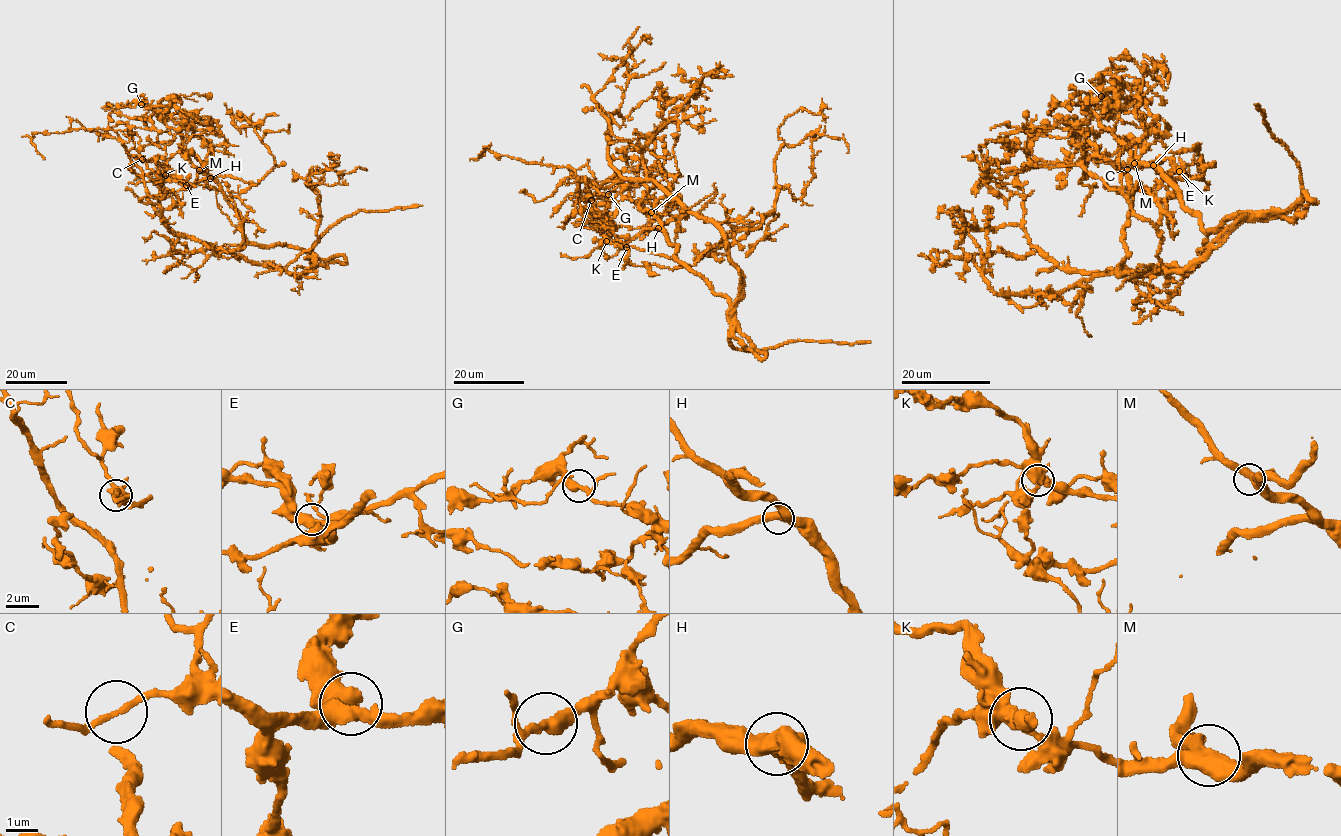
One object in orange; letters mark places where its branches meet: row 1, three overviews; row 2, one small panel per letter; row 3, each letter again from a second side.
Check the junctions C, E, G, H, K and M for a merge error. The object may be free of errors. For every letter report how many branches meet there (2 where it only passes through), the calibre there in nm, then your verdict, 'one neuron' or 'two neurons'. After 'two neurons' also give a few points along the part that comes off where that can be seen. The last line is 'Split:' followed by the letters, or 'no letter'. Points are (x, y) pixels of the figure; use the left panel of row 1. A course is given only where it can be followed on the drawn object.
C: 2 branches meet; 190 nm thick; one neuron
E: 3 branches meet; 380 nm thick; one neuron
G: 2 branches meet; 380 nm thick; one neuron
H: 2 branches meet; 480 nm thick; one neuron
K: 3 branches meet; 400 nm thick; one neuron
M: 3 branches meet; 400 nm thick; one neuron
Split: no letter

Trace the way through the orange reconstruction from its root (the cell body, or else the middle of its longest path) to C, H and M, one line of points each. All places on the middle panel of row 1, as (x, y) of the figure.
C: (657, 87), (666, 98), (654, 155), (669, 188), (654, 204), (660, 225), (612, 244), (596, 225), (591, 200)
H: (657, 87), (666, 98), (661, 117), (665, 124), (653, 136), (654, 155), (669, 188), (654, 204), (658, 228)
M: (657, 87), (666, 98), (661, 117), (665, 124), (653, 136), (654, 155), (669, 192), (658, 199), (651, 212)

